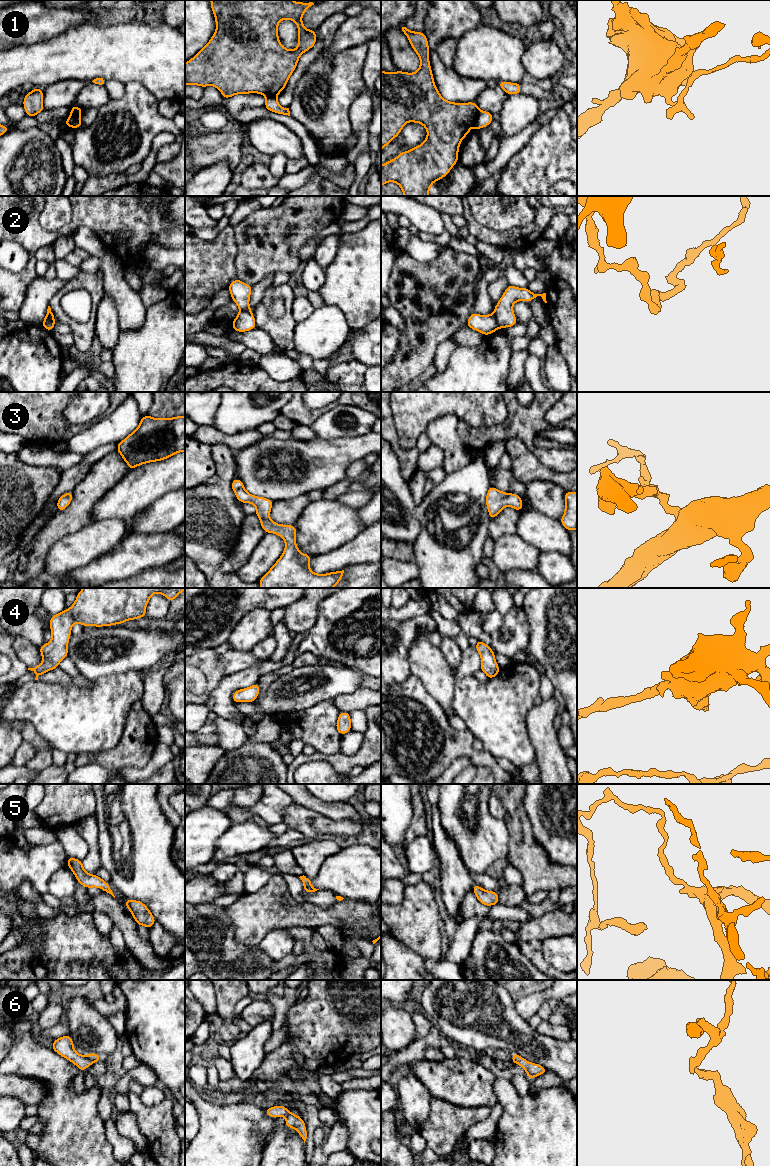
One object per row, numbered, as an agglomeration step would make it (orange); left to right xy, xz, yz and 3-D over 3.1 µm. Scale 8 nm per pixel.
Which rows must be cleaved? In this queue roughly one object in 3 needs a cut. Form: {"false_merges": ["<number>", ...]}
{"false_merges": ["1", "2", "5", "6"]}

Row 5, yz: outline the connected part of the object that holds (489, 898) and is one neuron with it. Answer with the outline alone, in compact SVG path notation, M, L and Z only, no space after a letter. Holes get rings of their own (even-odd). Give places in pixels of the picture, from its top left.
M476 888L473 891L478 901L486 906L493 906L500 903L498 898L498 892L484 890L482 888Z

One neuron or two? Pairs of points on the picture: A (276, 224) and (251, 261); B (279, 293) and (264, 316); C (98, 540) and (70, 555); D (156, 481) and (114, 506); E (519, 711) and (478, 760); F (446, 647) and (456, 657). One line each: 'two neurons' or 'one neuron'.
A: one neuron
B: one neuron
C: one neuron
D: one neuron
E: two neurons
F: one neuron

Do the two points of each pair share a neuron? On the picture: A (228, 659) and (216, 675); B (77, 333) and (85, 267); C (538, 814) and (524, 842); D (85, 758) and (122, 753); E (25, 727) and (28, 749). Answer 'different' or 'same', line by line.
A: different
B: different
C: different
D: same
E: different

